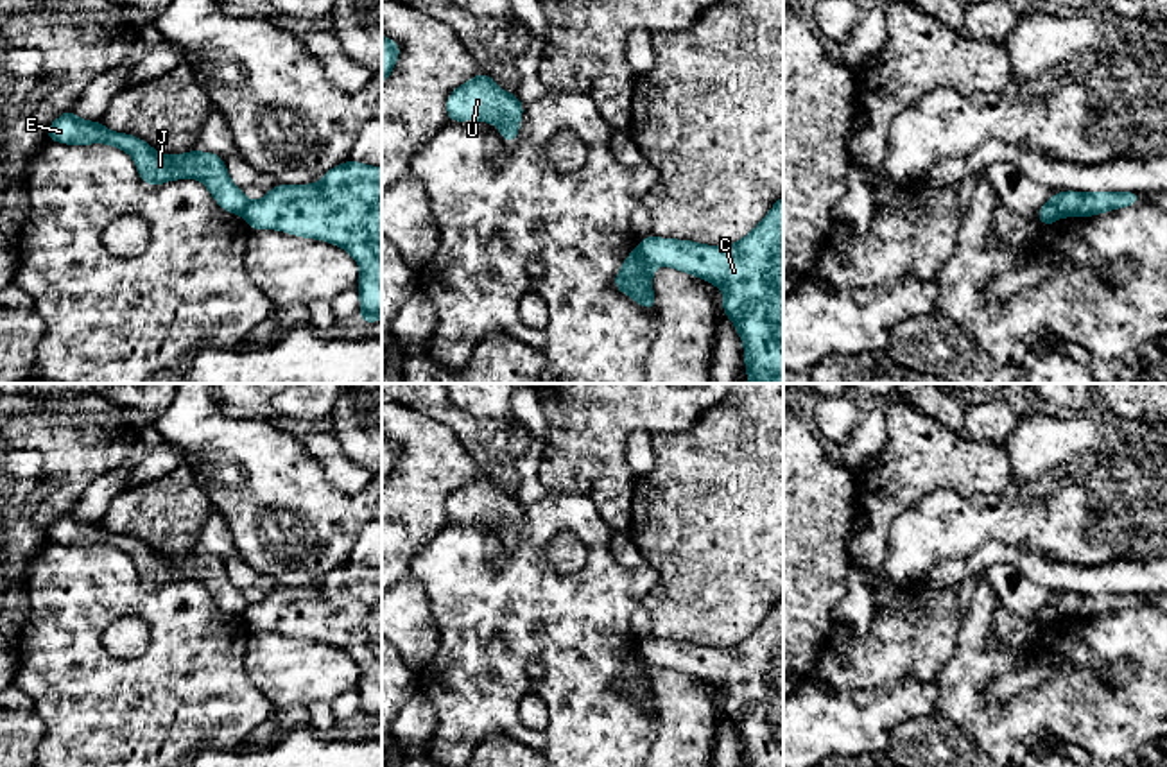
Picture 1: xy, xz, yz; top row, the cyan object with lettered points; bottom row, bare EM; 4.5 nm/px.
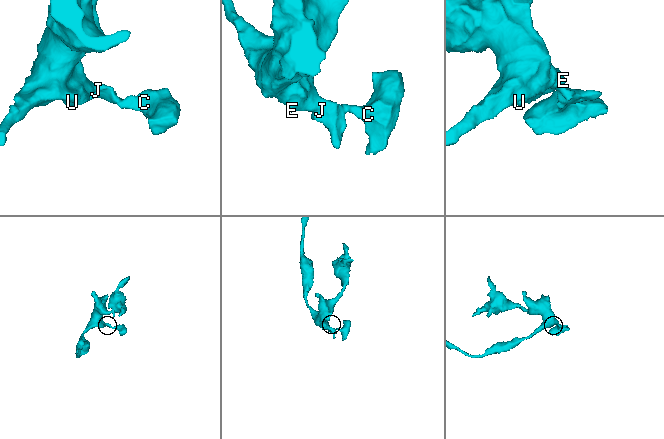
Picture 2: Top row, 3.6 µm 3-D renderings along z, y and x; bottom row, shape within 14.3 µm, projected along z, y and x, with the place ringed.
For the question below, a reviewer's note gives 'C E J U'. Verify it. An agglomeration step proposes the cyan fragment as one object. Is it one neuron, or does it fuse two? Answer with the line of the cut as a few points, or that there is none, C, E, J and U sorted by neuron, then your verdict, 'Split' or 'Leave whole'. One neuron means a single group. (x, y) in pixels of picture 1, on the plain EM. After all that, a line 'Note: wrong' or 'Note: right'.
Split along xz (639, 649), (653, 667). Groups: C / E J U. Split
Note: wrong

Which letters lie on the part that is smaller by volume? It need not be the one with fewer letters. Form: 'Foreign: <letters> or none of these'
Foreign: C

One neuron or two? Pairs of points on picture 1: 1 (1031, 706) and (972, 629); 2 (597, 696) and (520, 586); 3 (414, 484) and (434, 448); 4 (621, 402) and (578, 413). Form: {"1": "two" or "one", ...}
{"1": "one", "2": "one", "3": "one", "4": "one"}

